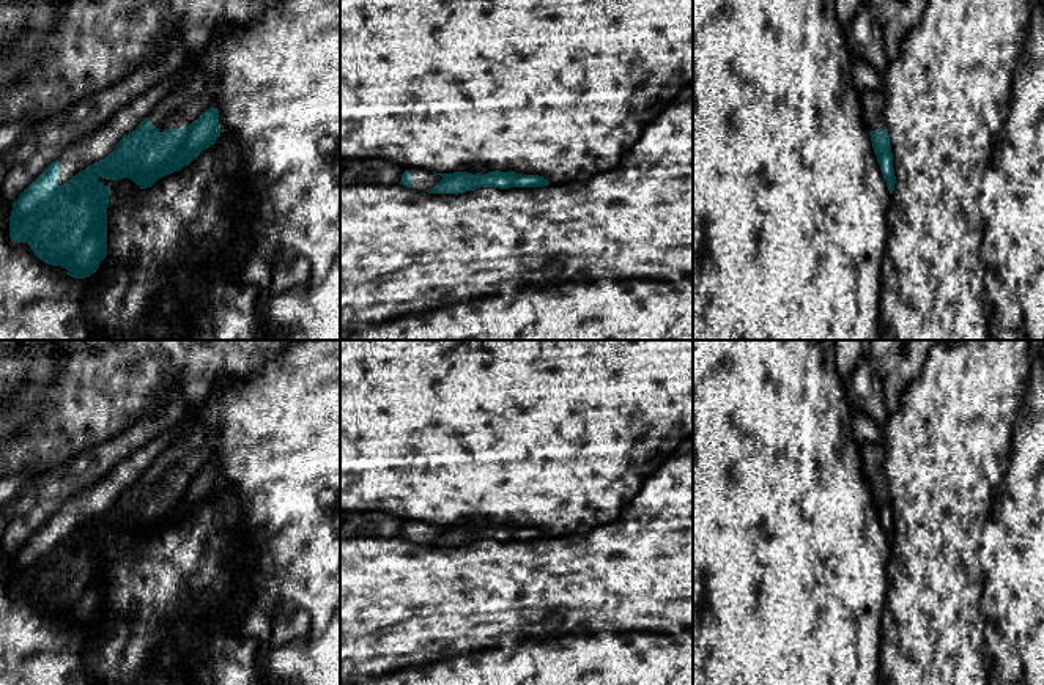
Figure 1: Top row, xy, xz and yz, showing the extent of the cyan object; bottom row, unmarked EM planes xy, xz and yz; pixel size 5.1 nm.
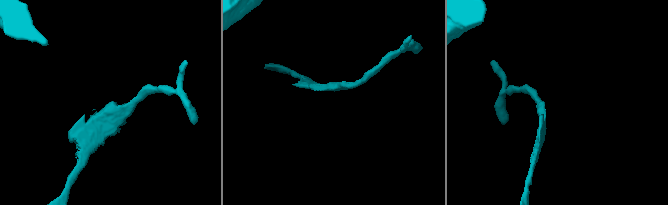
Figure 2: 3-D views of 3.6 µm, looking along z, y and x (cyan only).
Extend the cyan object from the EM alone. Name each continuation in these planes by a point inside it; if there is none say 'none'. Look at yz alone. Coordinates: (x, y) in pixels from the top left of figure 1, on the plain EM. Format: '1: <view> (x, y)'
none

